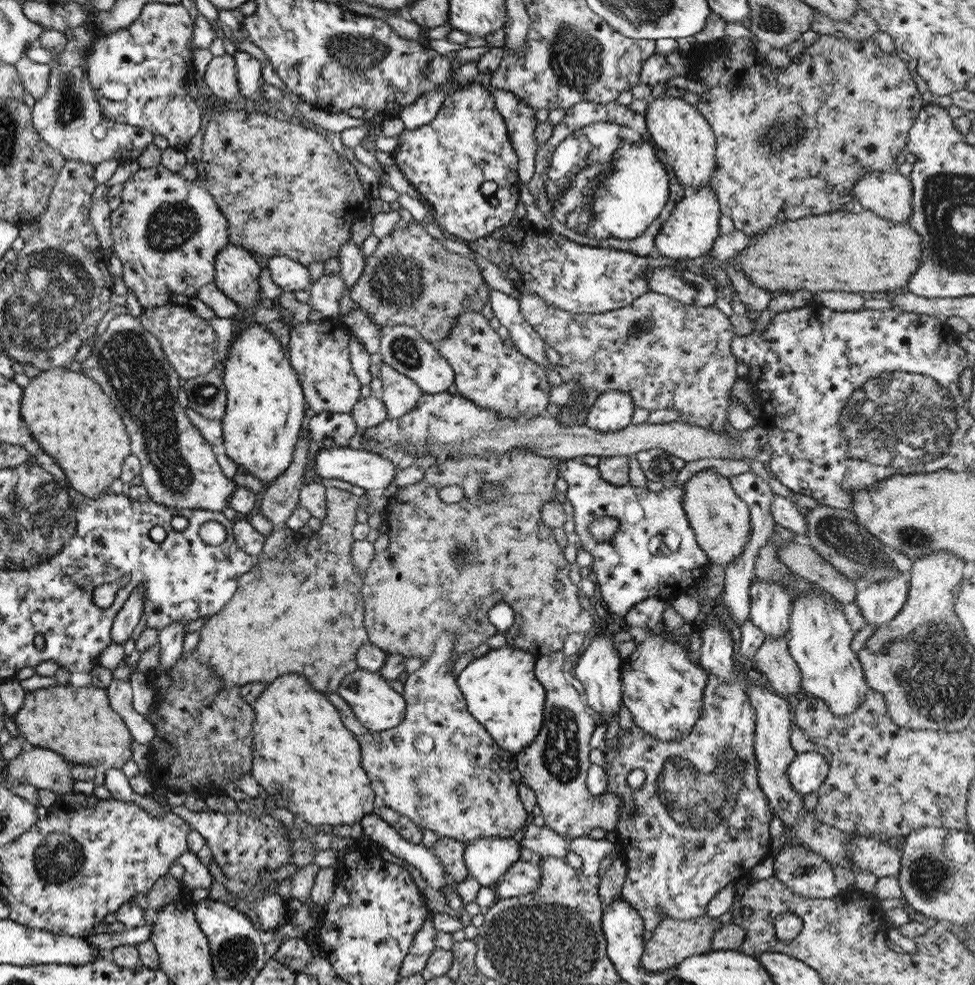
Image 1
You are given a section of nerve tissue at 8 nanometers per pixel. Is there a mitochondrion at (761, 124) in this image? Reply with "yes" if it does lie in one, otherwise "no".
yes

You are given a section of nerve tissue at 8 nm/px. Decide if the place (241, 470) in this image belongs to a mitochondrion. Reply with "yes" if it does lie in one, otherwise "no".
no

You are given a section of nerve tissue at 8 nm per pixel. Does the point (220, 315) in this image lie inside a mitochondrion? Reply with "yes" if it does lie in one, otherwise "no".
no

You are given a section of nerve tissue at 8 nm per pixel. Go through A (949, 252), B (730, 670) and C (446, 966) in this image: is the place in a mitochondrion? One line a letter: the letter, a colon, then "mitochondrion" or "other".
A: mitochondrion
B: other
C: other

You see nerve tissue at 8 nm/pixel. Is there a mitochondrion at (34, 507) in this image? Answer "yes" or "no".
yes

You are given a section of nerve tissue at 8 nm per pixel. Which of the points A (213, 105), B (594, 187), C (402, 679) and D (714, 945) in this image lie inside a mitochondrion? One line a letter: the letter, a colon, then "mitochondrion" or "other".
A: other
B: mitochondrion
C: other
D: other

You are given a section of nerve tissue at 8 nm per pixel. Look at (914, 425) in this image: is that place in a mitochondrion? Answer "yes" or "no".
yes

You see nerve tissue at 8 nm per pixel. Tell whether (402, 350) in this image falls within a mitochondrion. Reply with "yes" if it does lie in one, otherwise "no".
yes

